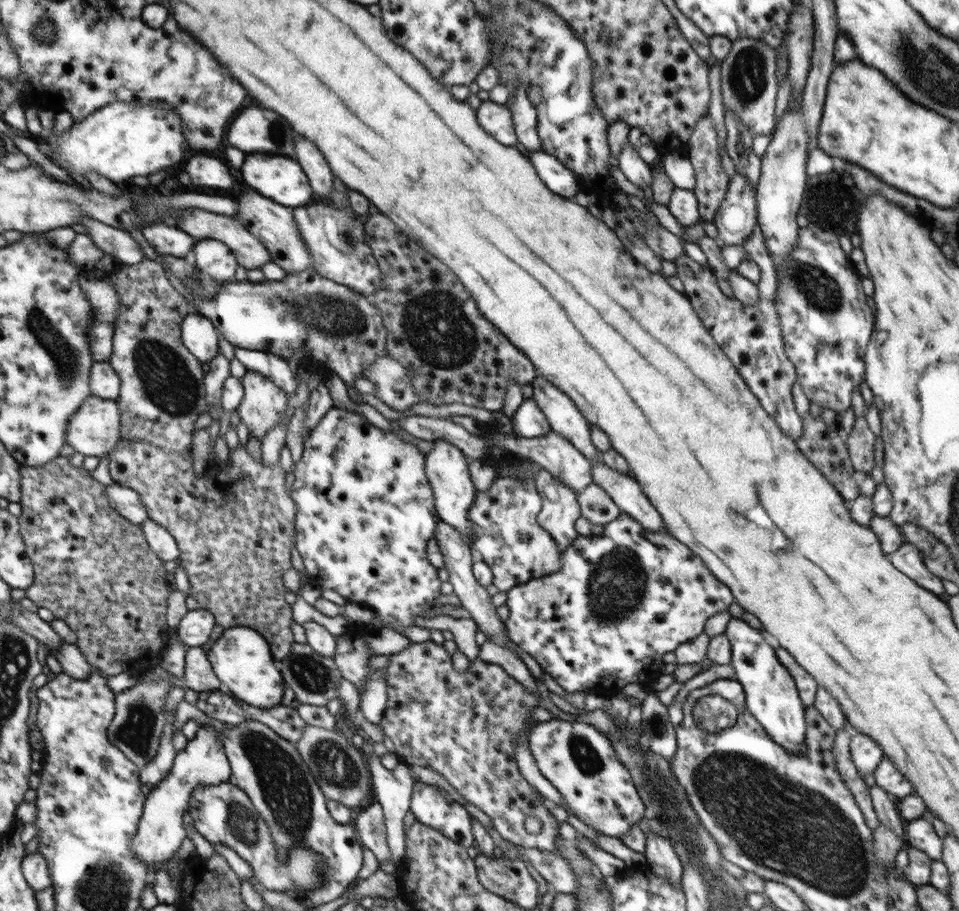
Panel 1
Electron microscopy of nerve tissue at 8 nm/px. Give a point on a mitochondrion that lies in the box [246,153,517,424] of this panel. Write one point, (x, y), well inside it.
(428, 325)

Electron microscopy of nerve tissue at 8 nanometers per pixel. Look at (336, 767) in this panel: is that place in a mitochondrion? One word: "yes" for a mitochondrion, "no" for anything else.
yes

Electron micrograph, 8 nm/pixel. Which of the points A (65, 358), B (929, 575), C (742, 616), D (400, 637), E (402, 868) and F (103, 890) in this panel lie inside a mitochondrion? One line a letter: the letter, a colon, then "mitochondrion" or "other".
A: mitochondrion
B: other
C: other
D: other
E: other
F: mitochondrion

